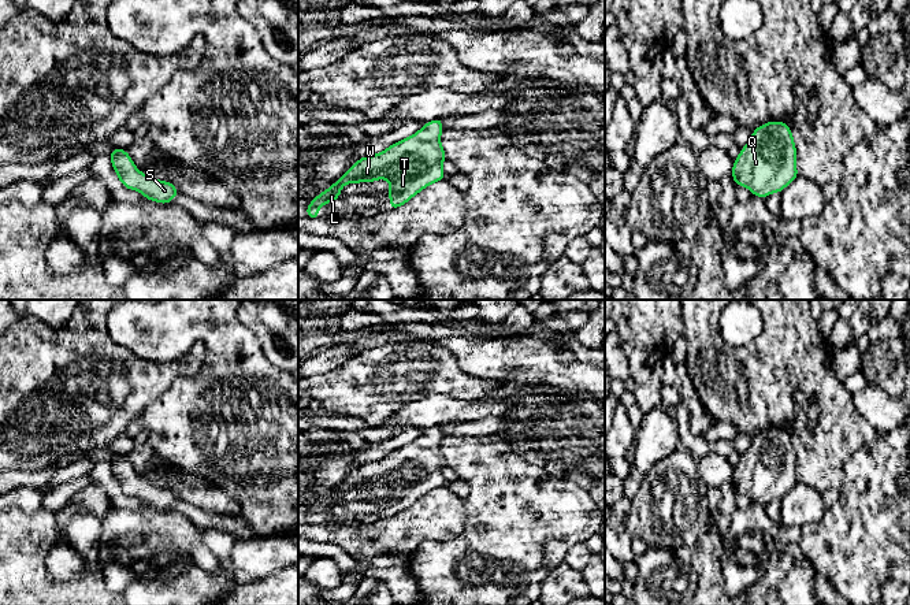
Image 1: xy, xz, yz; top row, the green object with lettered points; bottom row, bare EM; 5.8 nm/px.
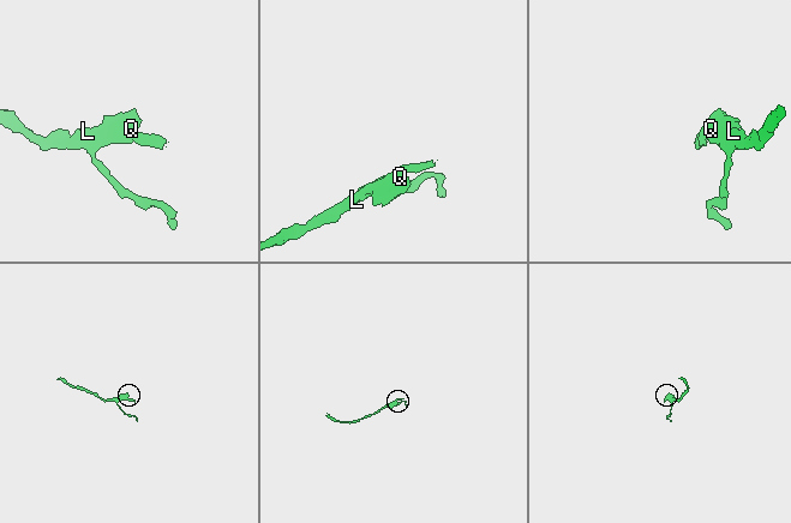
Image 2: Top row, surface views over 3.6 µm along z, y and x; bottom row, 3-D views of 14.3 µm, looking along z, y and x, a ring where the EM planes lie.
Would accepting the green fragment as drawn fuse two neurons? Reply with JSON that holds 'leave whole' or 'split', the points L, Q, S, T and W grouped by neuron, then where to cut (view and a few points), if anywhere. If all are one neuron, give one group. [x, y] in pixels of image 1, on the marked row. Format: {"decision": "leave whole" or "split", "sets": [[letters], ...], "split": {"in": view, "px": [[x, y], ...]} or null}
{"decision": "leave whole", "sets": [["L", "Q", "S", "T", "W"]], "split": null}

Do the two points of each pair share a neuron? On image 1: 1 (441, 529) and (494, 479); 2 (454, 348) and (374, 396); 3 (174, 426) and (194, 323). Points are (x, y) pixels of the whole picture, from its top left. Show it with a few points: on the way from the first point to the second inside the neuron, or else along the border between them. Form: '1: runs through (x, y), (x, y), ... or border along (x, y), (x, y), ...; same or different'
1: border along (464, 500), (465, 526), (452, 537); different
2: border along (419, 340), (427, 340), (444, 346), (470, 375); different
3: runs through (203, 411), (227, 386), (227, 356), (223, 352); same

